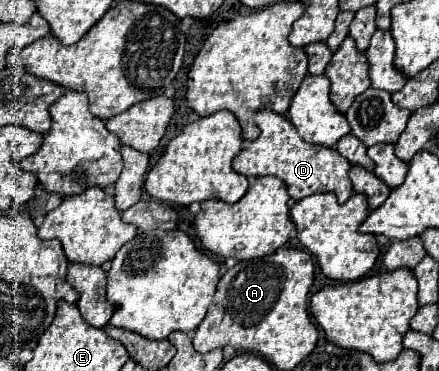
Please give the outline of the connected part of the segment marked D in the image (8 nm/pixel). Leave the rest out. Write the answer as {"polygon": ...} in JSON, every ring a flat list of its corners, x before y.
{"polygon":[[261,110,255,122,261,128,261,136,245,144,245,148,233,158,233,170,241,172,243,176,277,176,287,184,289,196,293,200,301,200,317,192,335,192,339,202,349,200,349,196,353,194,353,186,349,186,351,166,349,162,345,162,345,158,341,158,341,154,337,154,337,150,303,142,295,126,283,114]]}

